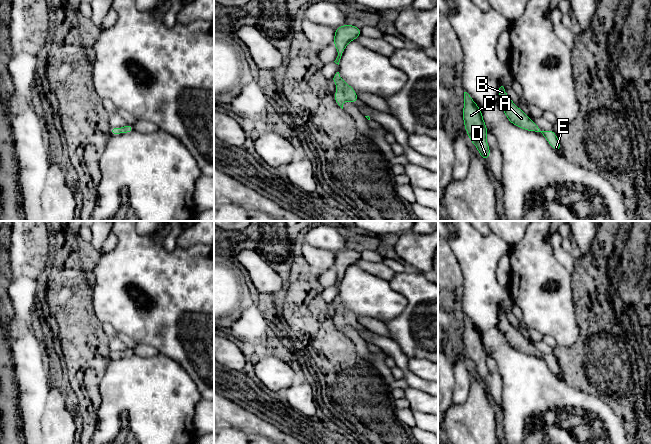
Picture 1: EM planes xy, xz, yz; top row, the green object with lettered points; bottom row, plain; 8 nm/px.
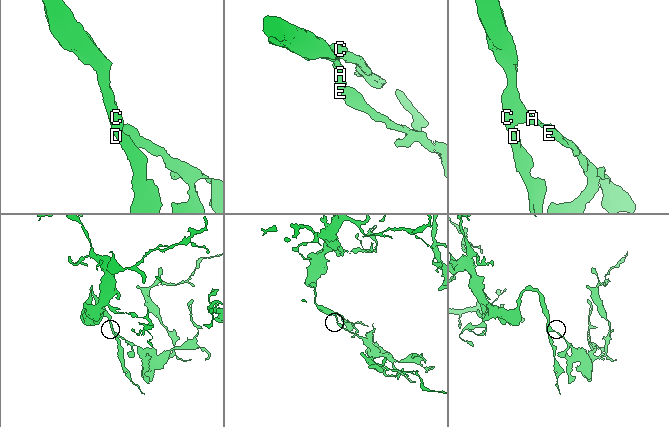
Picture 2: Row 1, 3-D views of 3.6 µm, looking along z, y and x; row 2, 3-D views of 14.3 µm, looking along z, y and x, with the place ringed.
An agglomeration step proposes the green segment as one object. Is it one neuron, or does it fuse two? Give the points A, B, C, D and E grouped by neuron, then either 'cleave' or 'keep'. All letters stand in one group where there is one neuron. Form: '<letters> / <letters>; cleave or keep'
A B C D E; keep

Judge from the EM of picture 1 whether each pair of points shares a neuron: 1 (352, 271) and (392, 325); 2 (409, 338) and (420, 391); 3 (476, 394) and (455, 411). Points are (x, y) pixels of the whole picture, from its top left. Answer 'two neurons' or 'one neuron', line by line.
1: two neurons
2: two neurons
3: one neuron

